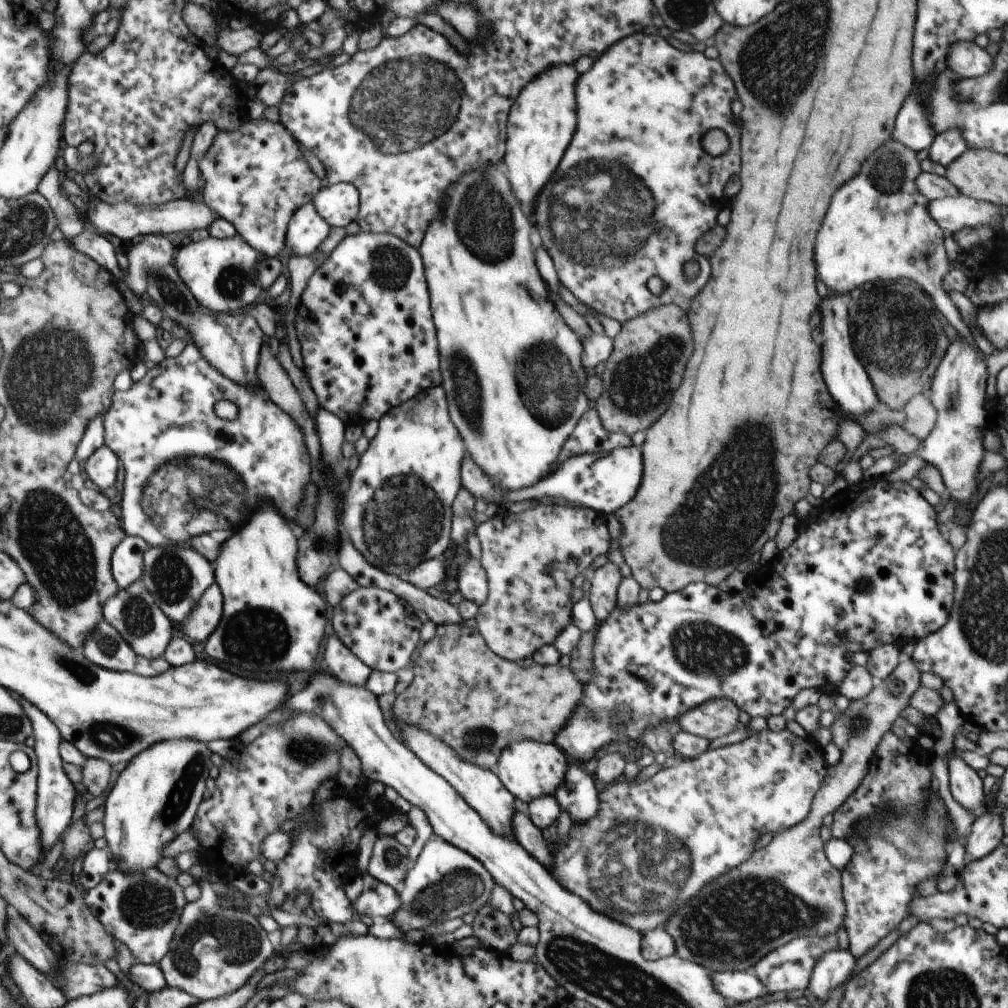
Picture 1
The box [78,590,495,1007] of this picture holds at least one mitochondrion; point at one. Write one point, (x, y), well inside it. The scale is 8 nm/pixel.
(236, 943)

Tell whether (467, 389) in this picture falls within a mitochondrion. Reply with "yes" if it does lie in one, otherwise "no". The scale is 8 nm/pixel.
yes

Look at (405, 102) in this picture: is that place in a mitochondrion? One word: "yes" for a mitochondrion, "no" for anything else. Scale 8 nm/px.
yes

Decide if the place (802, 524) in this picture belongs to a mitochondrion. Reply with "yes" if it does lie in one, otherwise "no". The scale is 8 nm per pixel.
no

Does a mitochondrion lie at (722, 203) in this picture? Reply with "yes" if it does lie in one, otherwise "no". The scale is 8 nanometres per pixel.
no

